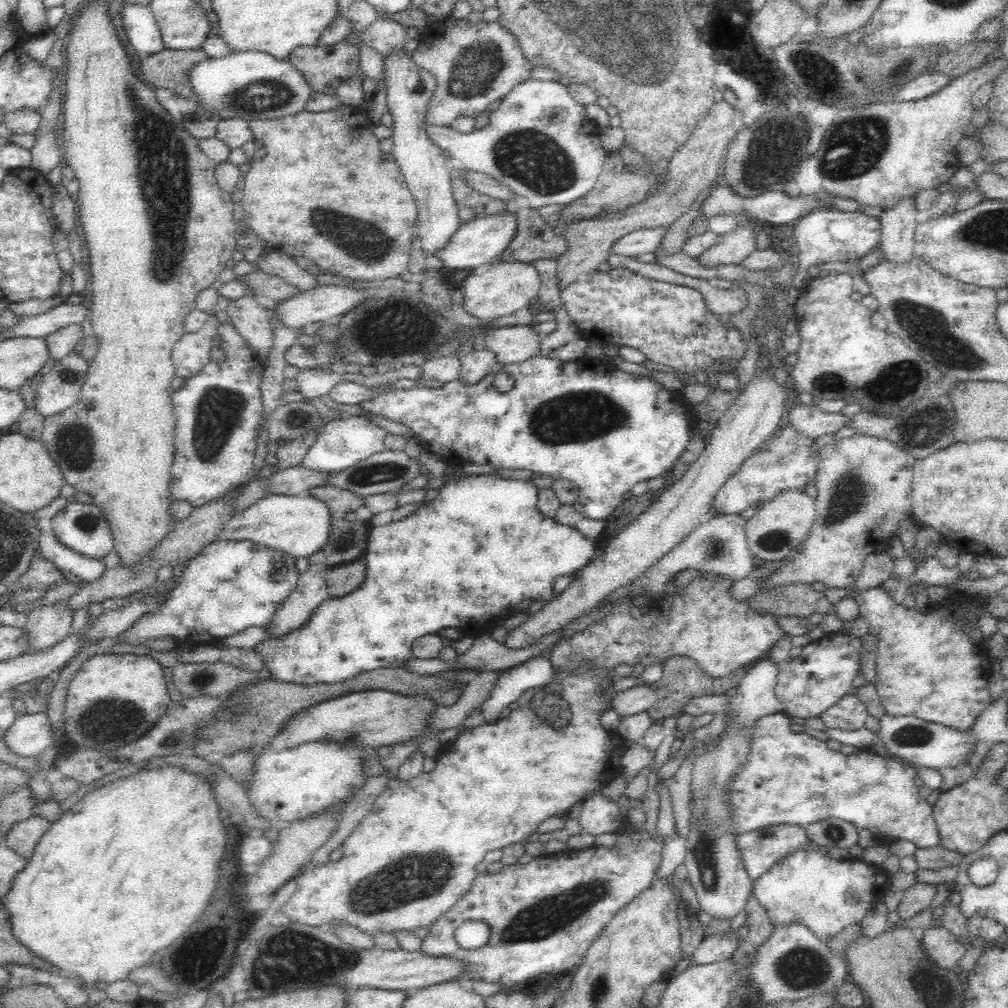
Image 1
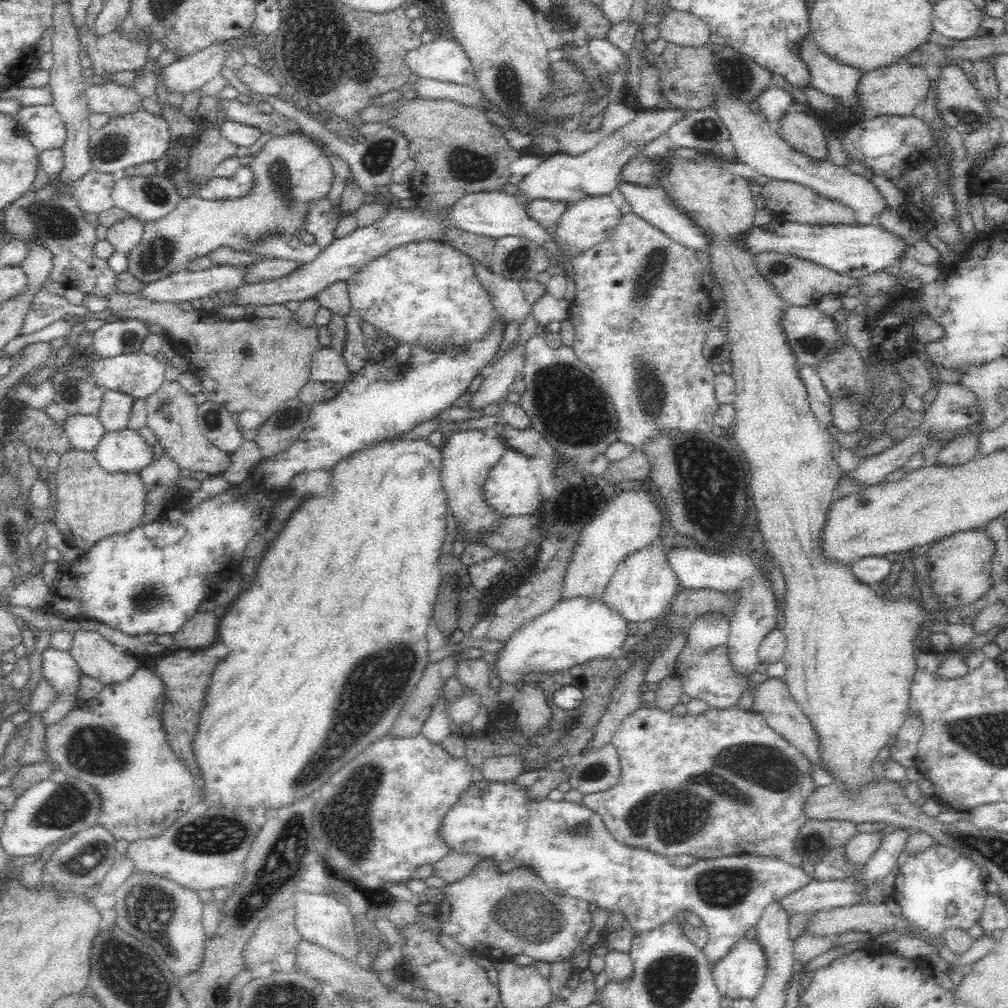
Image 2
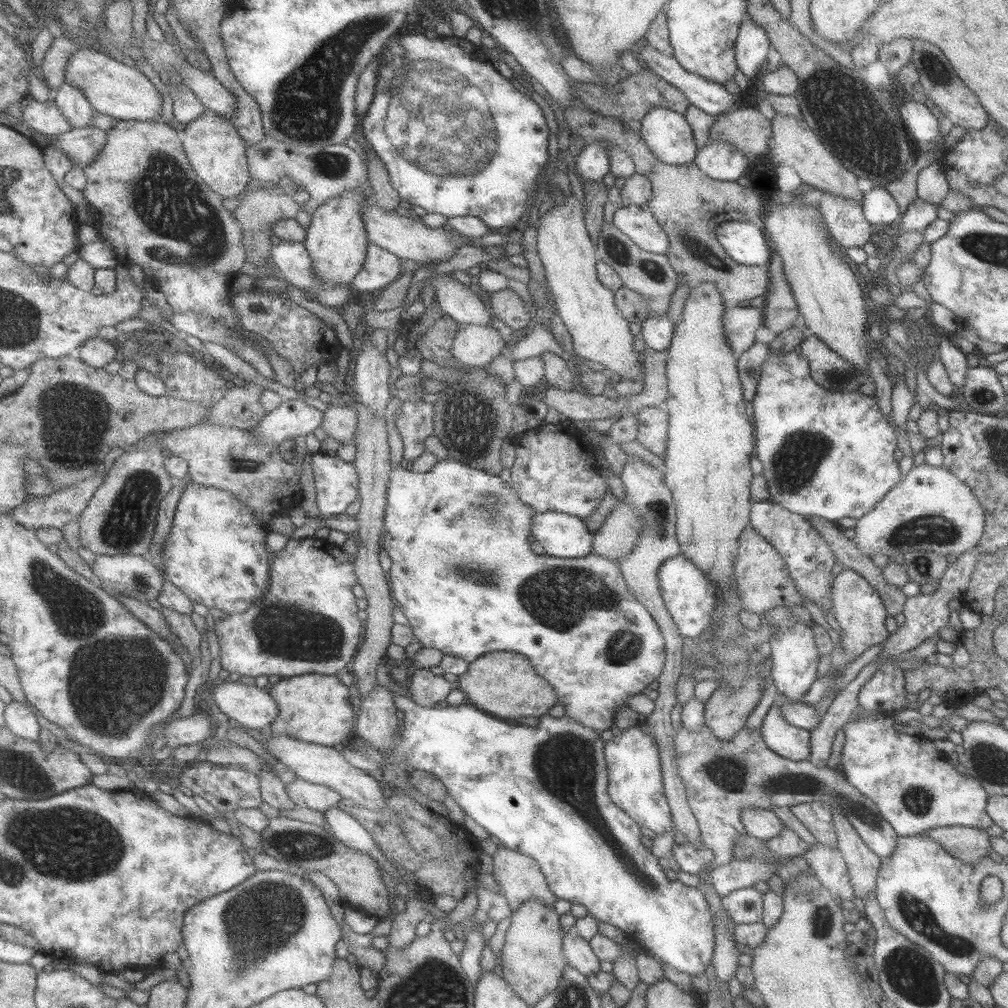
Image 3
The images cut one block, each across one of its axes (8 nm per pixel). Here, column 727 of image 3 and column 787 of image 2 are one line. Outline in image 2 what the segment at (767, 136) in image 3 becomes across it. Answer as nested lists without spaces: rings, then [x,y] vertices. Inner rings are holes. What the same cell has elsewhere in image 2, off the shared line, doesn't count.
[[[790,110],[774,126],[780,138],[793,150],[814,159],[826,160],[828,157],[827,131],[812,115]]]

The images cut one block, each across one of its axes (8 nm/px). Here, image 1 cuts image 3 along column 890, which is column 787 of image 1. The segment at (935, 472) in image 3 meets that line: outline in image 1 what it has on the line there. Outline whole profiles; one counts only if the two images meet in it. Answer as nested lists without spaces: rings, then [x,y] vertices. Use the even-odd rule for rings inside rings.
[[[785,490],[768,502],[763,502],[757,508],[755,515],[746,520],[746,542],[756,562],[778,561],[790,556],[790,553],[794,553],[798,549],[800,542],[804,541],[809,535],[815,521],[815,512],[813,498],[804,491]]]

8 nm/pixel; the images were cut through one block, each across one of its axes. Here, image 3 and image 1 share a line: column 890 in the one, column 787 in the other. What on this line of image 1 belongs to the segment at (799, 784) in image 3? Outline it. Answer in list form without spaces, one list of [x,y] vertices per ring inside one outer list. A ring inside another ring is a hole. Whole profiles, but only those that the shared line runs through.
[[[776,824],[744,832],[736,837],[736,846],[751,881],[795,850],[824,850],[806,836],[805,826],[793,824]]]

